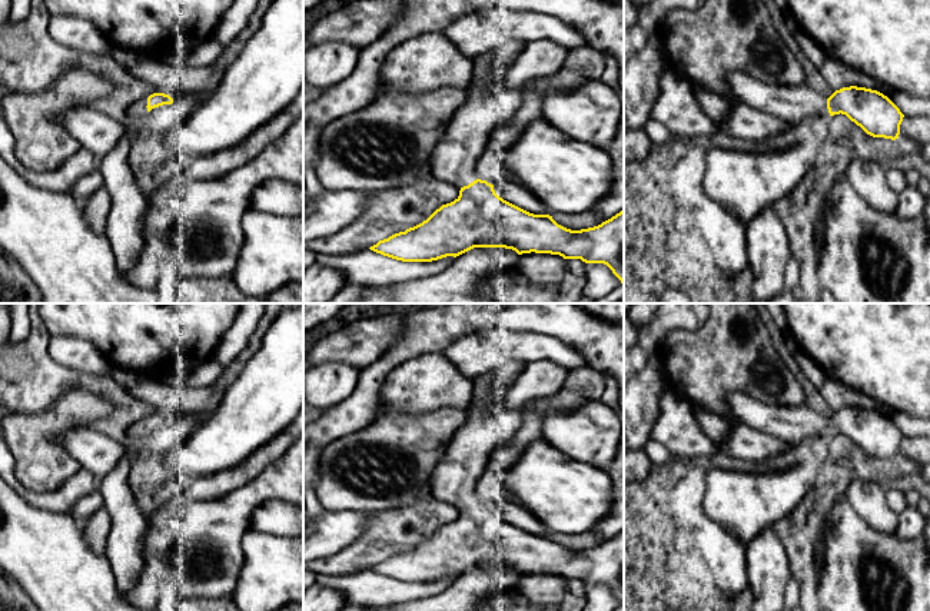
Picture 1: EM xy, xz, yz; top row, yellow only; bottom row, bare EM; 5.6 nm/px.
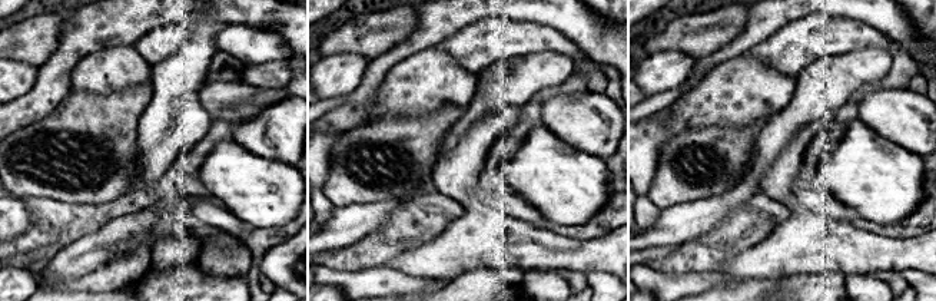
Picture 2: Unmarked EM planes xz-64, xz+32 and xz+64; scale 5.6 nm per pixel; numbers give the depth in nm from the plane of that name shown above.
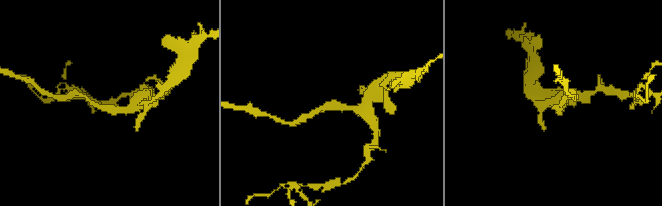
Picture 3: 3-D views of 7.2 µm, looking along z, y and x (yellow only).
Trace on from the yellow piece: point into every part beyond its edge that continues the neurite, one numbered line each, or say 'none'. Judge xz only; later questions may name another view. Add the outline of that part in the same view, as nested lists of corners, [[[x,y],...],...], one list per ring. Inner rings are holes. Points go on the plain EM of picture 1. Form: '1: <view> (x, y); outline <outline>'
1: xz (487, 427); outline [[[506,361],[472,379],[474,392],[465,422],[432,474],[432,498],[454,504],[459,509],[478,499],[478,485],[492,454],[508,445],[524,425],[522,411],[495,405],[492,395],[514,381],[524,363]]]

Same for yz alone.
1: yz (790, 424); outline [[[733,392],[727,396],[730,422],[757,428],[791,445],[830,438],[827,419],[808,406],[775,406],[755,398]]]

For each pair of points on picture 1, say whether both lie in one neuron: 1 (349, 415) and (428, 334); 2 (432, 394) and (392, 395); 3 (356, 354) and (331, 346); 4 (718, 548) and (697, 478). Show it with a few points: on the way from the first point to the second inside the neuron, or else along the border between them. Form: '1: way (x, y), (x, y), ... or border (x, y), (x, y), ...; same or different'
1: way (368, 392), (371, 379), (405, 348); same
2: way (422, 394), (402, 394); same
3: way (351, 348), (336, 346); same
4: way (706, 531), (694, 520), (694, 495); same

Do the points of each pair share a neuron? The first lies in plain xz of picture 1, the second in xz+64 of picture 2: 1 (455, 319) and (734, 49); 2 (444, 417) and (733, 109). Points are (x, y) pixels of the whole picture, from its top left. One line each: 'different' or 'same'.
1: same
2: different

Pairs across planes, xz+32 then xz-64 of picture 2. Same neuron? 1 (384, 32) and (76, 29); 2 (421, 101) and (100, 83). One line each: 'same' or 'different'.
1: different
2: same

